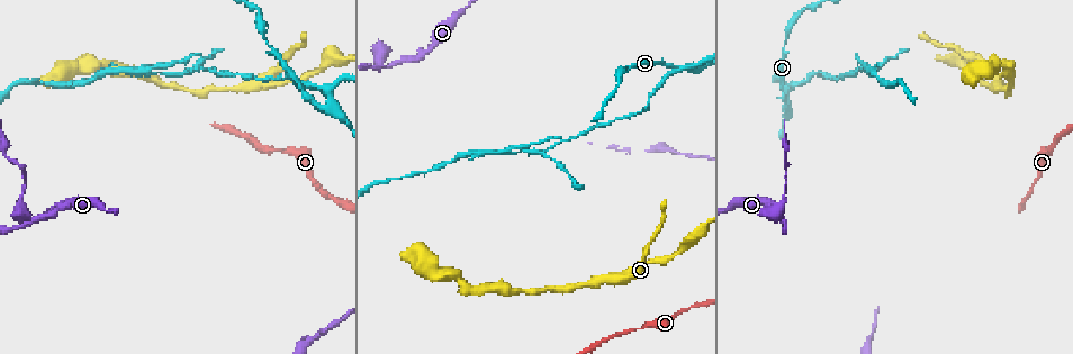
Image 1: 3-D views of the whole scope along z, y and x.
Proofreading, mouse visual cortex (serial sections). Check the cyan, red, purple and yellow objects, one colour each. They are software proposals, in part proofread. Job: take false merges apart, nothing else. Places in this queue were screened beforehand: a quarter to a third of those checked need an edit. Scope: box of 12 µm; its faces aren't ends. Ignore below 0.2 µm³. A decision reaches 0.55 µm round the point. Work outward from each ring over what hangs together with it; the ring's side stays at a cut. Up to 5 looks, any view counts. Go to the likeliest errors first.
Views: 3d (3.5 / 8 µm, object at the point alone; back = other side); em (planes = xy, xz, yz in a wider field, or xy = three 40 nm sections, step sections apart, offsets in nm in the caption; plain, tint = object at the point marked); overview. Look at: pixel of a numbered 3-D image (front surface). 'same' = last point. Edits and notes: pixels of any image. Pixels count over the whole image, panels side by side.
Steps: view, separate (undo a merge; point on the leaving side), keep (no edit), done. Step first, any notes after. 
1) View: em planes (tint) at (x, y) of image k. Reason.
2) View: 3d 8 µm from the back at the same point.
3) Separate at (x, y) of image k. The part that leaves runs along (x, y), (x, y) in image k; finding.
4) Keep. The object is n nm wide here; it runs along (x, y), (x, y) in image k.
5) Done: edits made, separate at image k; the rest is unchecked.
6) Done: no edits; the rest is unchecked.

View: 3d 3.5 µm at (325, 108) of image 1. Branch point.

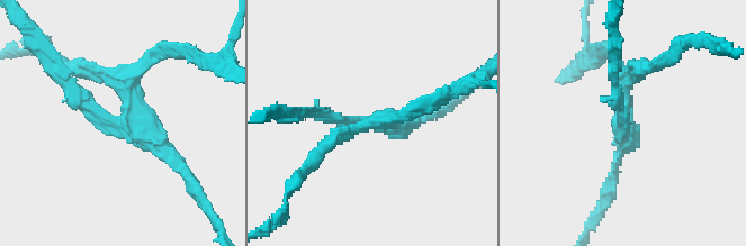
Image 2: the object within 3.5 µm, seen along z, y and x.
View: em xy step 3 (tint) at (621, 123) of image 2. Now the EM.

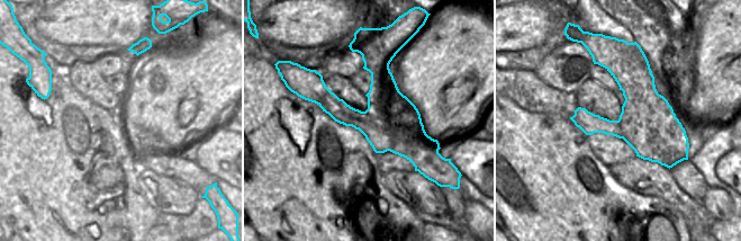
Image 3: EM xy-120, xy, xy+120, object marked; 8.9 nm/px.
Separate at (119, 75) of image 2. The part that leaves runs along (127, 115), (124, 80), (64, 63) in image 2; a second cell is stuck on.

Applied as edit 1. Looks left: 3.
View: overview.

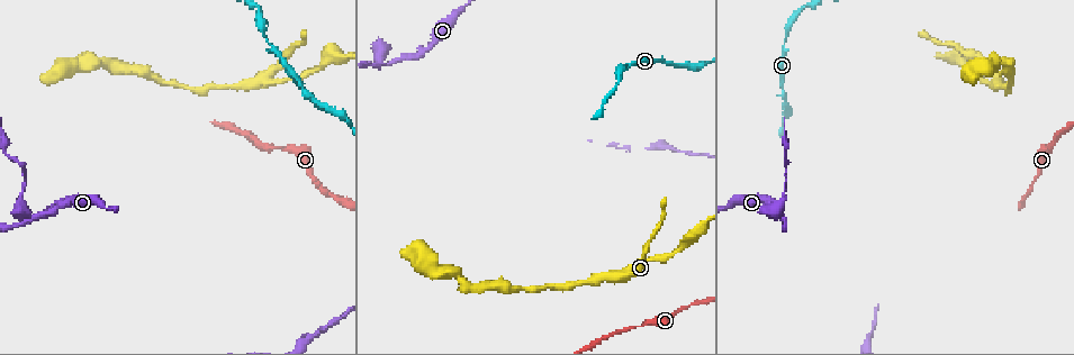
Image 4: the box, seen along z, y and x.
View: 3d 3.5 µm at (389, 63) of image 4. Sharp bend.

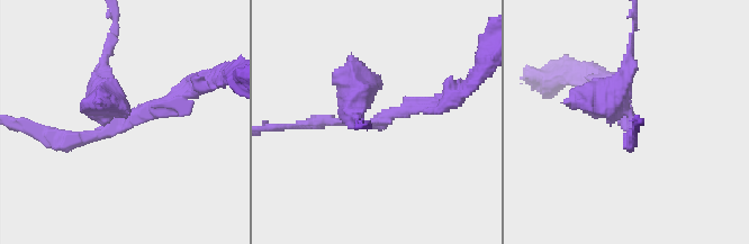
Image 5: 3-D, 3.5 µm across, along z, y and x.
View: em xy step 2 (tint) at (125, 121) of image 5.

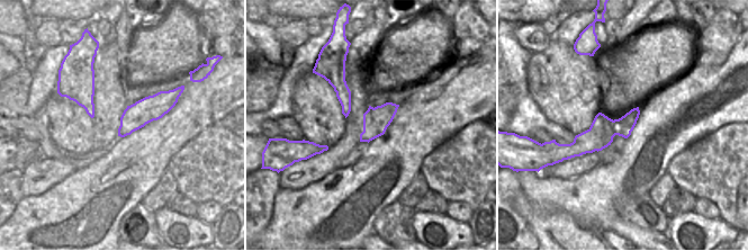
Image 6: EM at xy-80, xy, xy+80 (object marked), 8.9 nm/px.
Keep. It runs along (636, 110), (620, 127), (569, 146) in image 6; continuous, no second cell.

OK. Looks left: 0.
Done: edits made, separate at image 2; the rest is unchecked.

